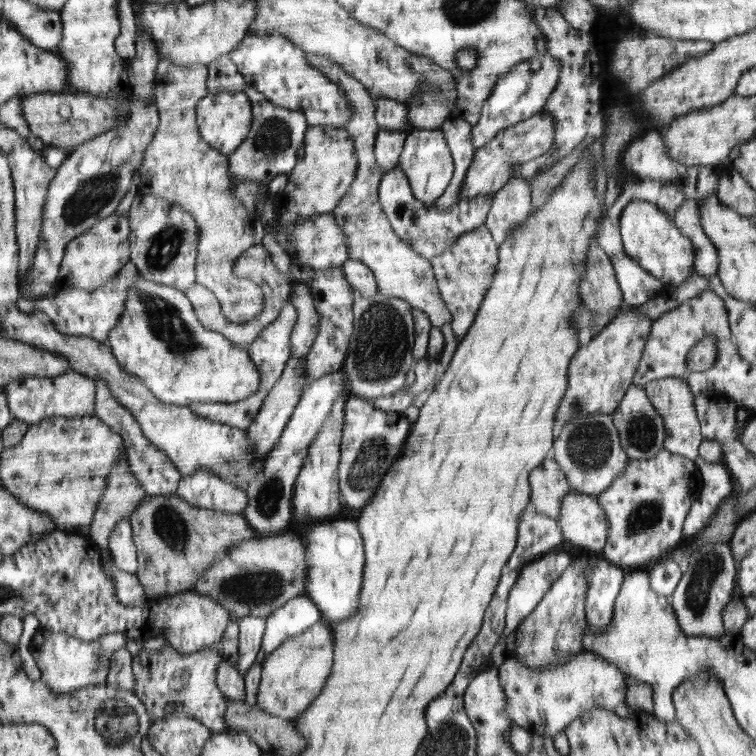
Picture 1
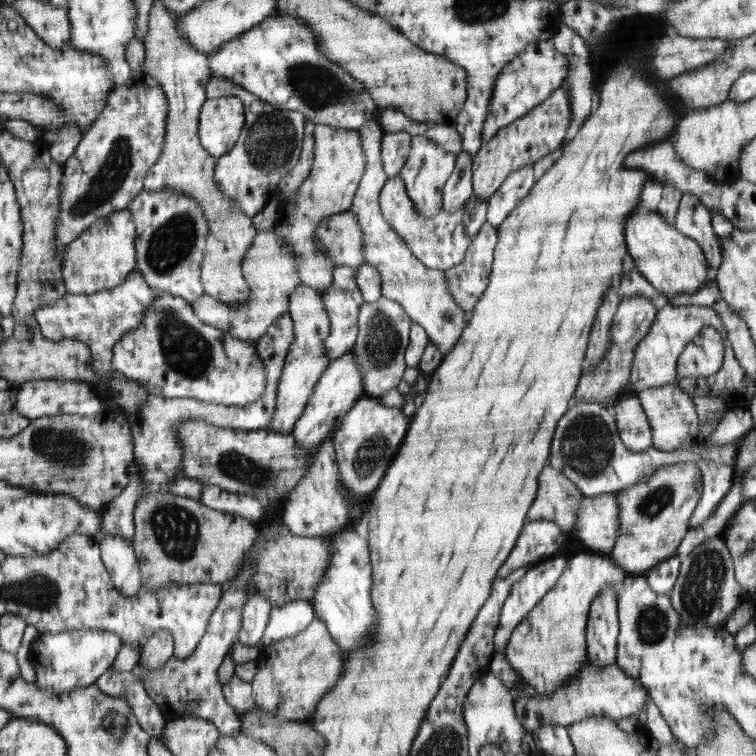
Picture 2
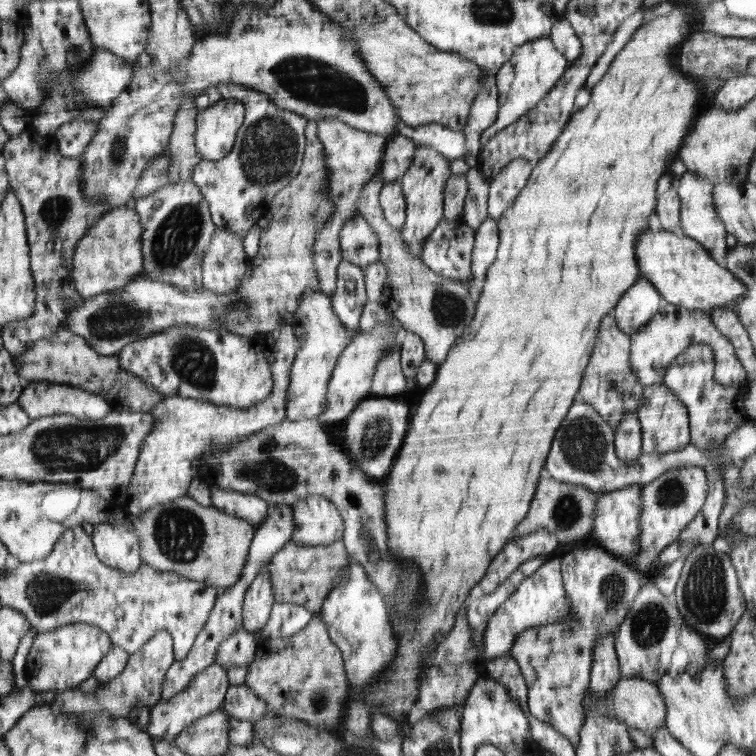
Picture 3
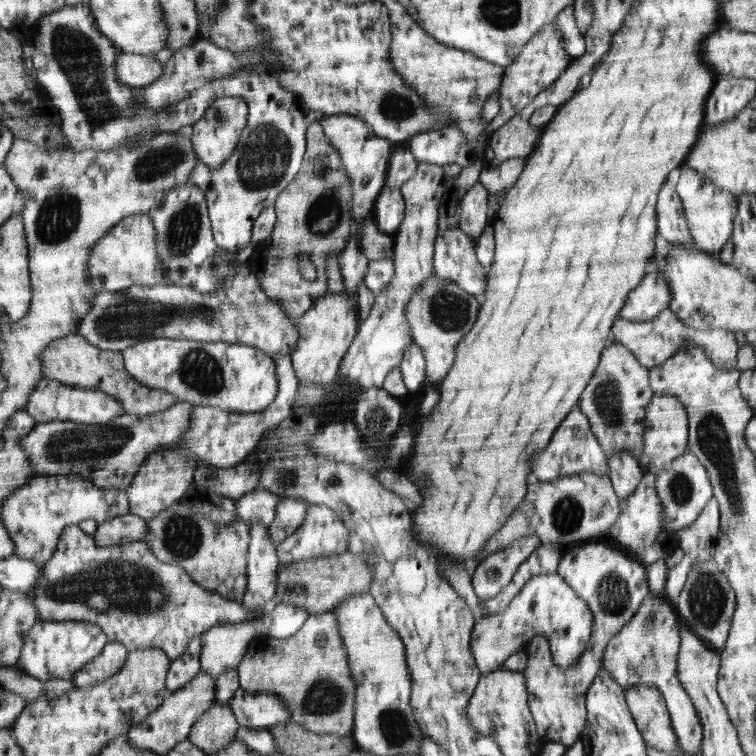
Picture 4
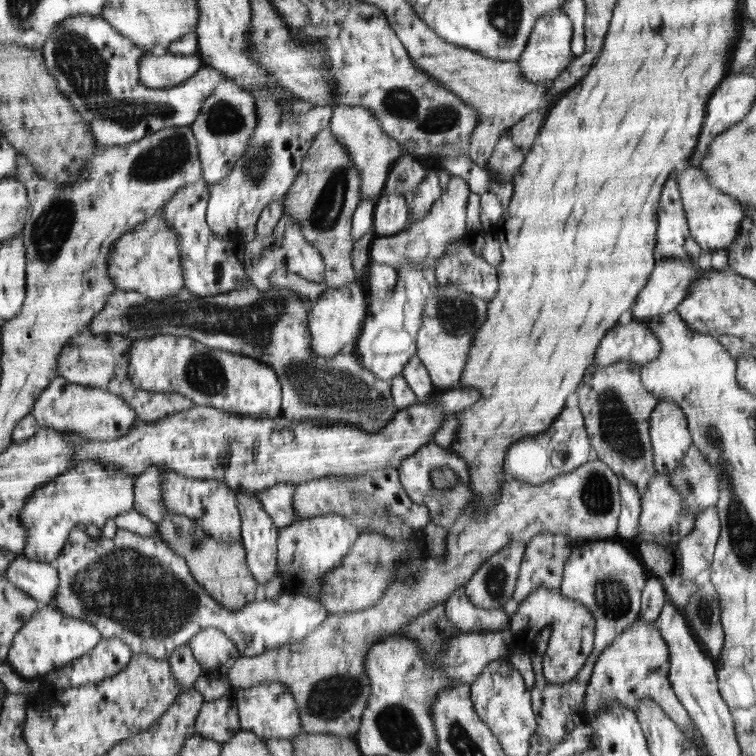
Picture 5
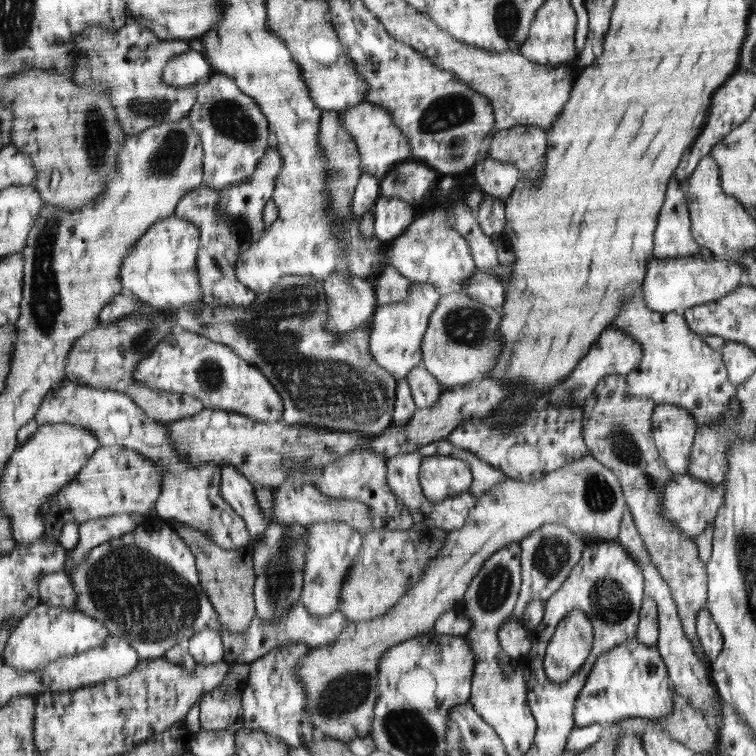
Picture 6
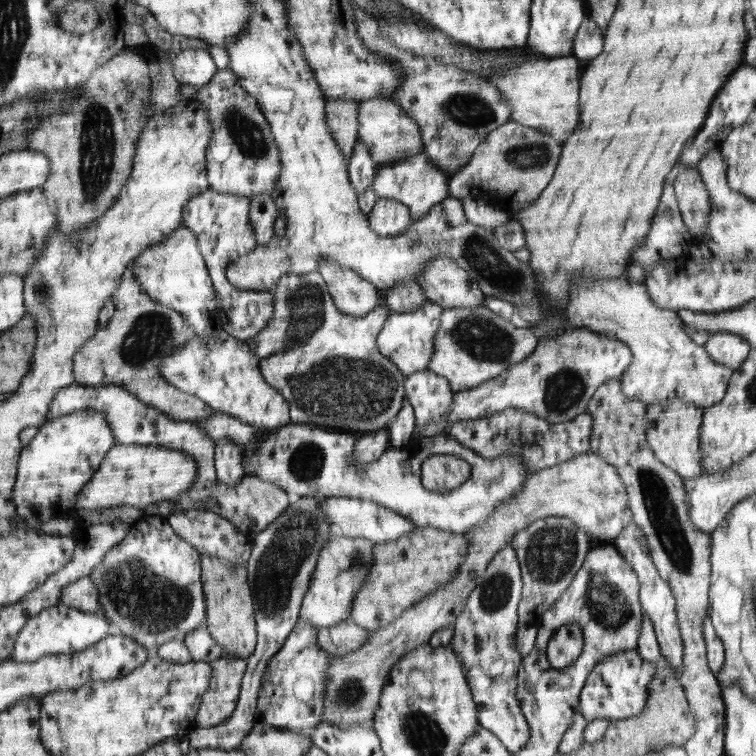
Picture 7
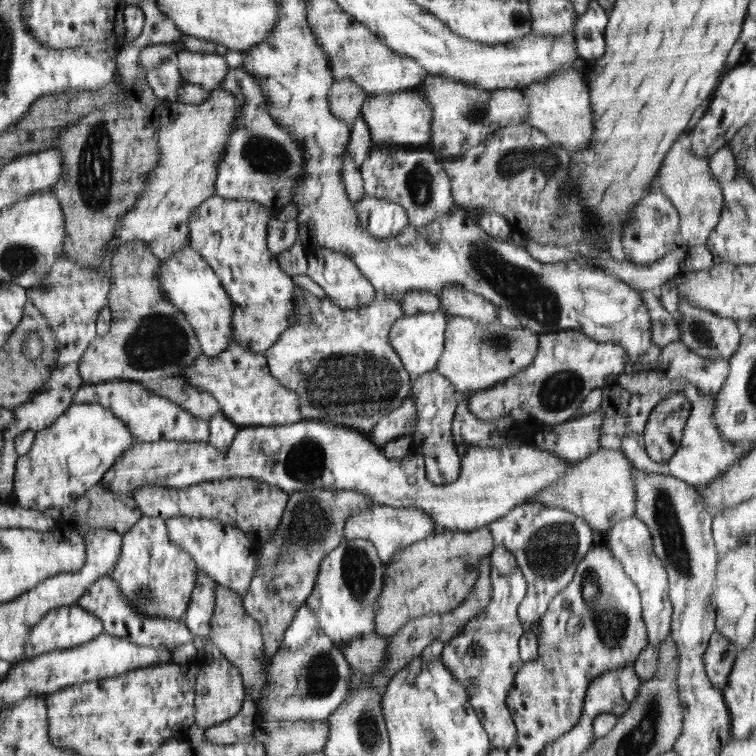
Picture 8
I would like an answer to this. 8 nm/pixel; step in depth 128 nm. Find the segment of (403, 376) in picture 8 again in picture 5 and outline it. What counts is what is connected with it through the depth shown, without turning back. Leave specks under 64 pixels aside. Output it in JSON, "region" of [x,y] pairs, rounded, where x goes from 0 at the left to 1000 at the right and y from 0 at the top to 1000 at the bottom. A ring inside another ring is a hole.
{"region":[[[323,369],[317,382],[283,393],[265,393],[242,382],[235,390],[220,396],[198,396],[183,385],[152,382],[152,388],[143,394],[142,403],[122,422],[116,439],[135,443],[138,447],[157,442],[175,448],[176,452],[212,443],[251,446],[276,459],[317,467],[354,481],[368,495],[369,505],[373,507],[372,550],[392,558],[406,558],[415,553],[415,556],[429,554],[439,562],[463,561],[488,573],[500,573],[503,567],[512,566],[525,541],[521,540],[517,507],[500,500],[491,489],[481,485],[470,460],[450,463],[450,468],[444,468],[437,476],[415,471],[411,462],[411,406],[384,384],[357,382],[349,388],[344,381],[336,380],[331,369]]]}

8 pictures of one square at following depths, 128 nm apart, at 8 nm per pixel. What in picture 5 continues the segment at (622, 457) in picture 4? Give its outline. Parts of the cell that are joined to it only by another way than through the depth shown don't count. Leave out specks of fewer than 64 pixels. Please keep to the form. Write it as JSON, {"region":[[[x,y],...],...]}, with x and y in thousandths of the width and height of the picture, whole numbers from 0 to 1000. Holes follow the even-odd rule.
{"region":[[[817,630],[821,679],[816,696],[816,713],[837,716],[843,712],[845,683],[848,679],[848,657],[843,646],[832,636]]]}

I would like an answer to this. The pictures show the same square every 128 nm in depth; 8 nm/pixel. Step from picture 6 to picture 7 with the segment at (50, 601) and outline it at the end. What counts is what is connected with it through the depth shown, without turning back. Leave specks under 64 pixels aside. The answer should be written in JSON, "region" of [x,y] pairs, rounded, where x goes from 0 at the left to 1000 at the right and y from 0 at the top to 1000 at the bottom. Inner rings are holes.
{"region":[[[119,762],[107,765],[83,779],[83,788],[78,792],[78,799],[138,815],[131,795],[131,780]]]}

